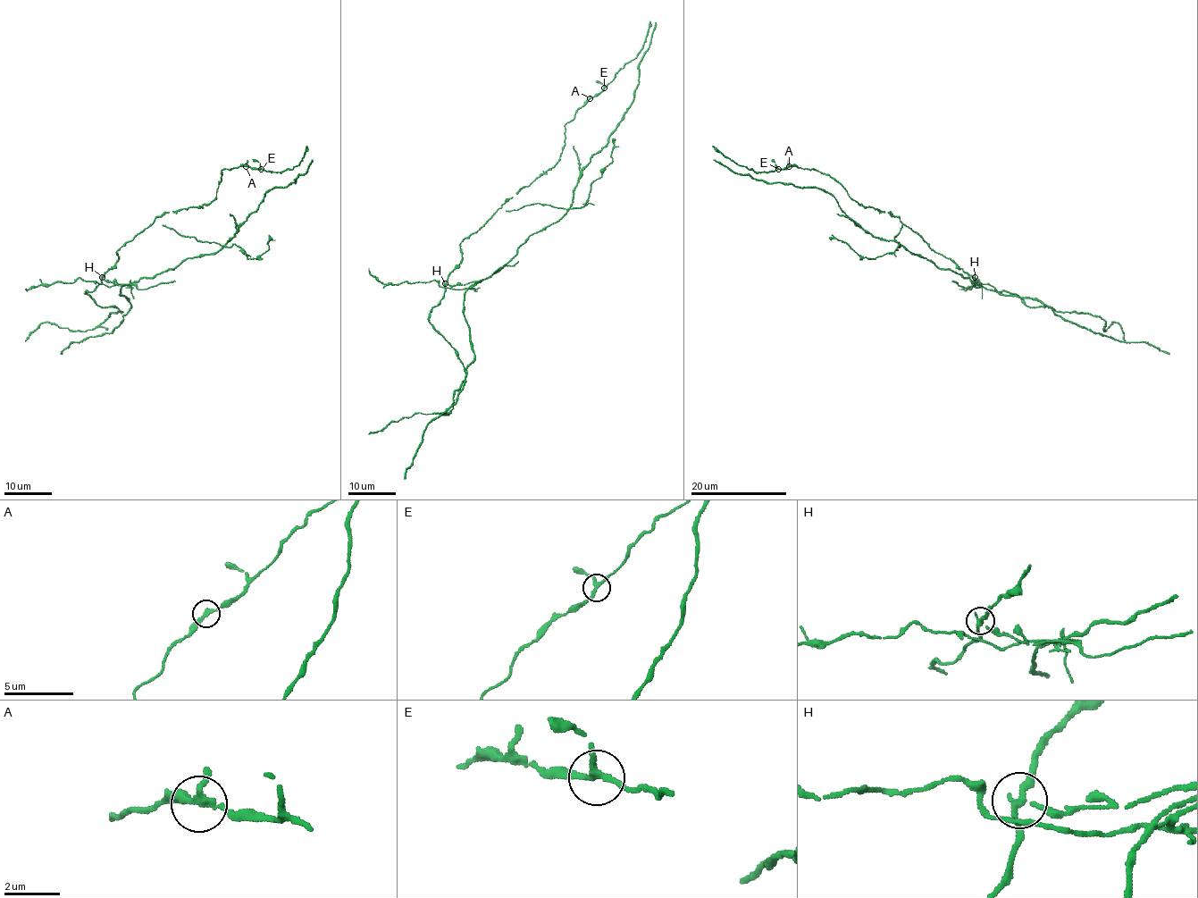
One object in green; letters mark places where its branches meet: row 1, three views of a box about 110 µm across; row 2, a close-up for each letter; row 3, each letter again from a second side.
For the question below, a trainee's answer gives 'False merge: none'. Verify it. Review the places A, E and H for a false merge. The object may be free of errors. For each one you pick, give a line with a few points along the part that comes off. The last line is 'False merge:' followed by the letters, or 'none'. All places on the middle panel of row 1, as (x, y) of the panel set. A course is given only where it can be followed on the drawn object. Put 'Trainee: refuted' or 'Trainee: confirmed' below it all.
H: Course of the part to remove: (446, 284), (479, 281), (498, 272), (531, 235), (570, 206), (580, 172), (632, 100), (656, 22)
False merge: H
Trainee: refuted

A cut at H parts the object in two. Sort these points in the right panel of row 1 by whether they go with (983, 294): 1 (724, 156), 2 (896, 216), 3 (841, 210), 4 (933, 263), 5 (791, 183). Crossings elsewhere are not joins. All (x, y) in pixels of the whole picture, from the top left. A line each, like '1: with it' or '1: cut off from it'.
1: cut off from it
2: cut off from it
3: with it
4: with it
5: with it

